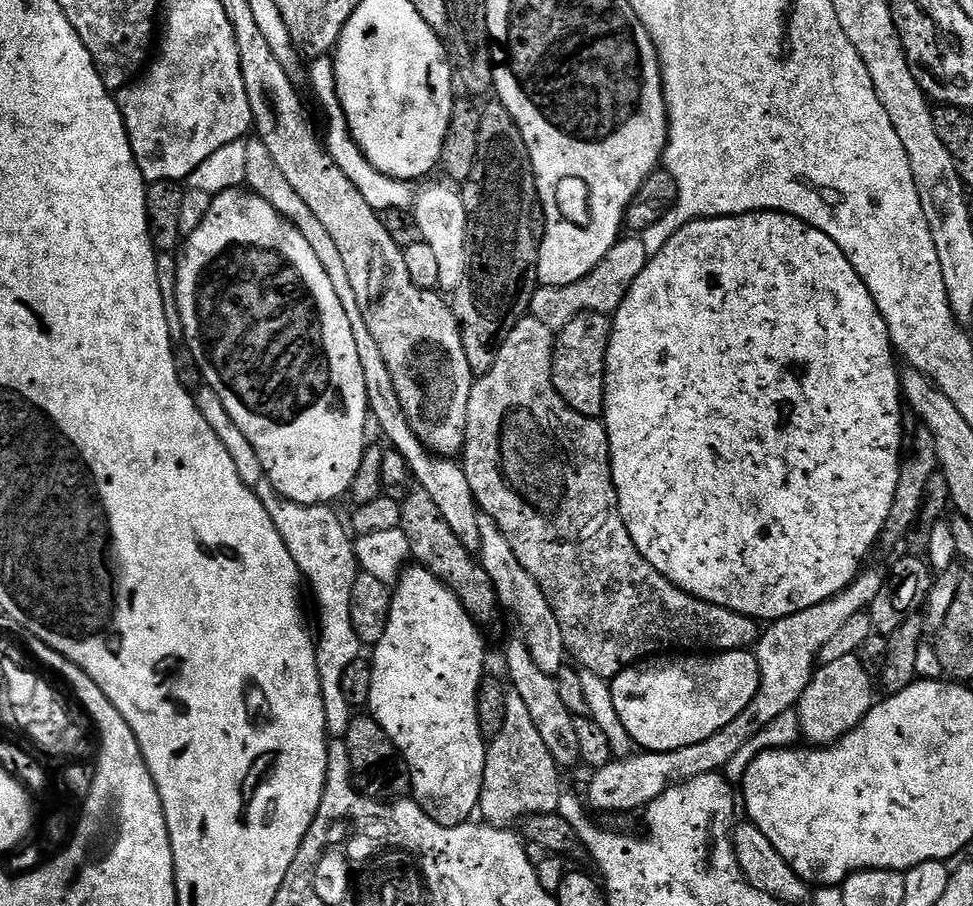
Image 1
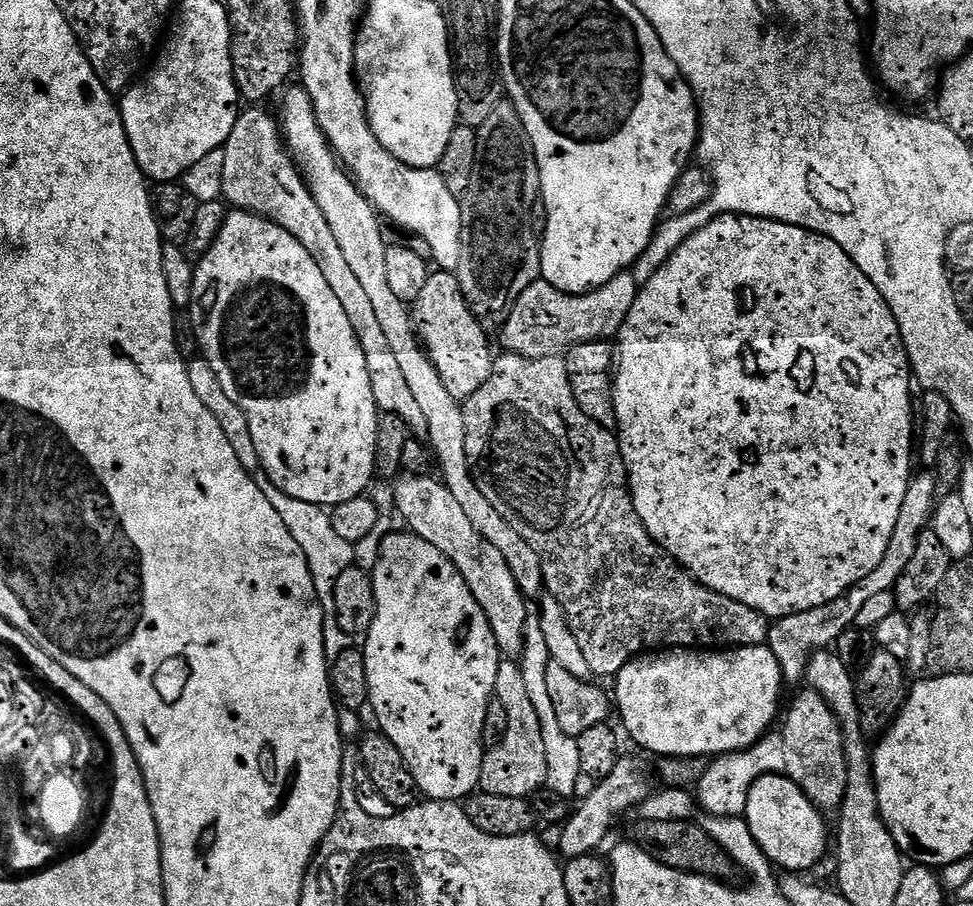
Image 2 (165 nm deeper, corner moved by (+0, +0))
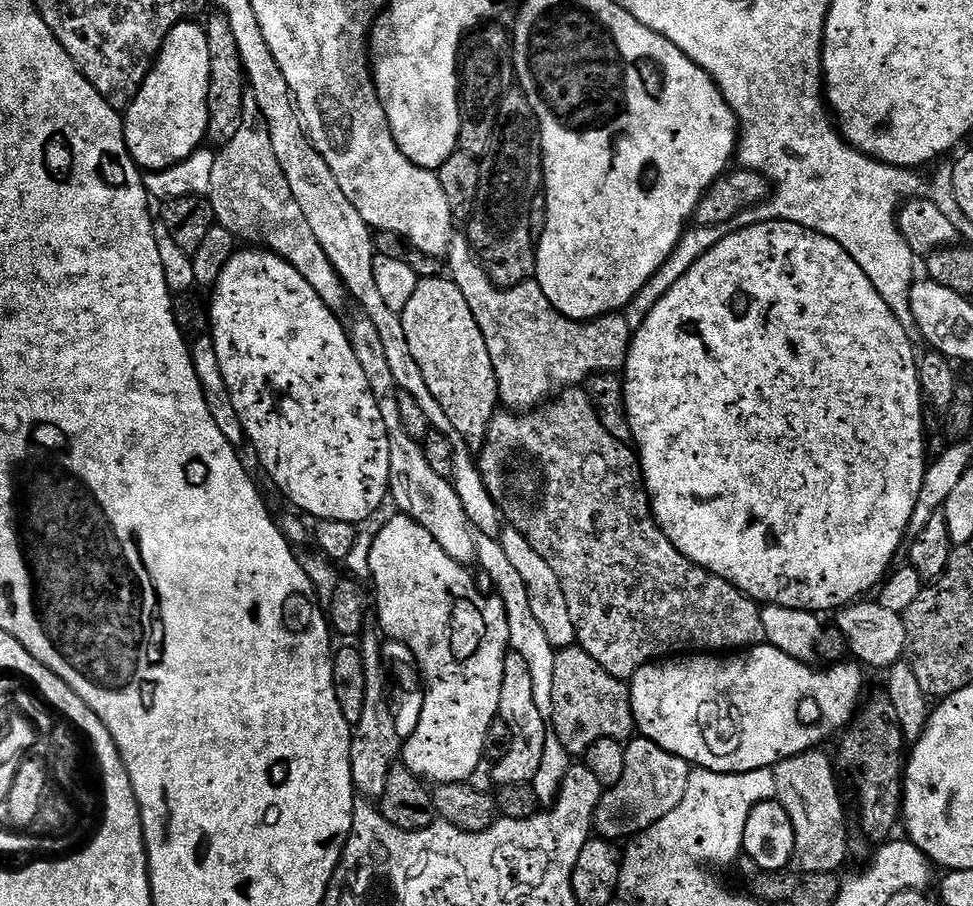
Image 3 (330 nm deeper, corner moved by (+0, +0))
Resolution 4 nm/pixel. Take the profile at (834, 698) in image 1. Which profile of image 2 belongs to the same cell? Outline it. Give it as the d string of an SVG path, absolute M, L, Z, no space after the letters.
M803 690L792 700L792 705L787 705L786 715L783 717L784 727L780 732L786 746L786 768L785 773L798 785L810 798L810 802L816 805L825 814L835 813L840 807L846 794L846 754L844 753L844 735L840 729L838 718L834 710L817 692Z

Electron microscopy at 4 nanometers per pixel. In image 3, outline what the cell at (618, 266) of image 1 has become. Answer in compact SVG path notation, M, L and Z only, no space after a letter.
M464 234L453 235L448 244L446 272L462 290L482 330L497 378L499 399L505 409L535 410L557 390L583 385L597 372L623 369L634 331L628 324L627 315L571 320L550 306L546 294L542 294L542 286L538 286L535 279L524 280L512 288L499 288L488 277L488 271L474 255L472 244Z

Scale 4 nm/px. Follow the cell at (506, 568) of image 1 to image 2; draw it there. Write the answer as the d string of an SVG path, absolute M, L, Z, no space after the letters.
M303 86L290 87L285 87L279 93L281 96L278 129L286 145L286 151L295 160L296 167L304 177L304 183L308 185L314 202L318 202L318 210L326 214L326 222L330 224L330 231L334 234L334 239L338 242L346 263L358 278L359 284L366 290L366 295L374 306L374 315L378 318L387 341L390 342L390 350L403 376L406 377L406 383L410 386L415 401L422 409L422 415L426 418L428 427L426 438L430 443L435 463L438 465L438 472L440 468L439 475L442 477L442 483L450 490L450 494L454 494L454 499L462 506L466 518L474 522L474 530L478 530L478 534L482 534L482 538L486 538L486 542L490 542L490 546L494 546L494 550L498 550L502 558L506 558L506 566L510 566L510 574L514 574L514 582L518 582L525 597L533 598L532 596L536 595L539 597L544 588L542 562L534 546L530 546L526 538L522 538L522 534L518 534L518 530L514 530L514 526L510 526L510 522L506 522L506 518L502 518L502 514L498 514L498 510L490 506L486 494L478 490L472 477L472 467L468 465L466 458L466 422L461 401L451 397L449 391L443 386L438 370L422 347L409 305L399 300L394 295L394 290L390 290L390 282L386 279L384 269L386 245L380 229L381 217L329 147L316 121L316 111L310 94Z

